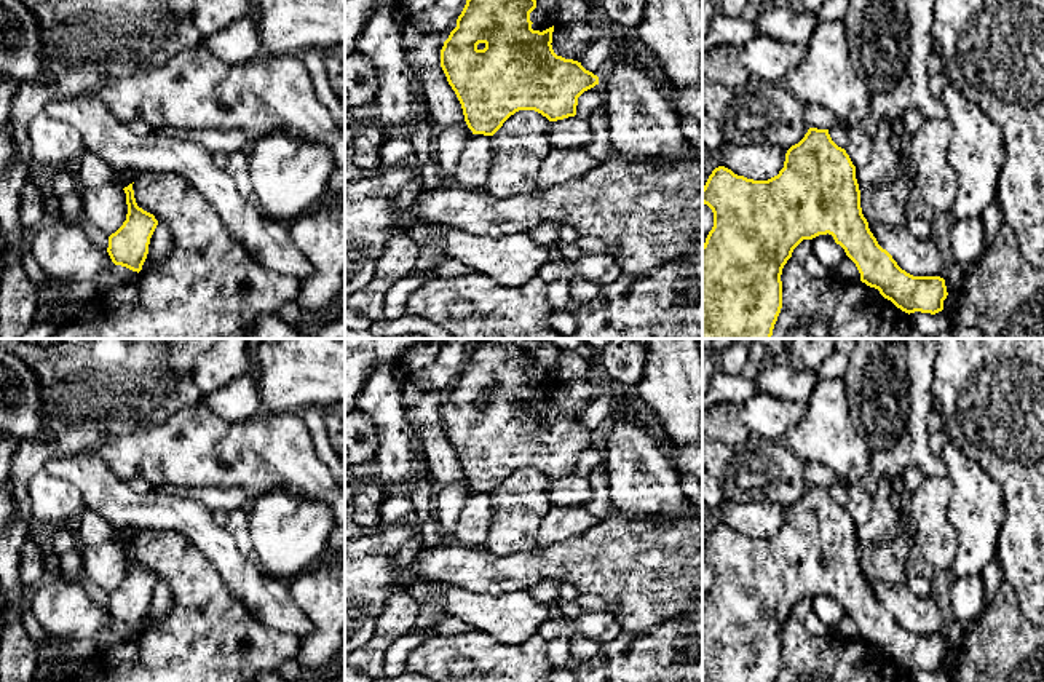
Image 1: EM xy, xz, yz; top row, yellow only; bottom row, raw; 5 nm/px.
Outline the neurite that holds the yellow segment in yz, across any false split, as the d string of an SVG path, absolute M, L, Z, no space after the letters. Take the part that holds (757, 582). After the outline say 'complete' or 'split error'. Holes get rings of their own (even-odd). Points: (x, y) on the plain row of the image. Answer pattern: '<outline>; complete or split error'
M809 486L805 495L785 511L784 525L768 538L753 538L718 524L702 545L702 561L714 570L714 585L702 602L702 682L776 682L782 666L782 626L803 597L832 593L846 613L856 621L860 639L880 648L905 671L943 668L945 637L940 634L913 634L902 628L883 607L868 586L860 565L860 548L856 524L844 506L838 505L828 487Z; complete

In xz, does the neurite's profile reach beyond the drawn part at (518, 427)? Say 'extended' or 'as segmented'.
as segmented

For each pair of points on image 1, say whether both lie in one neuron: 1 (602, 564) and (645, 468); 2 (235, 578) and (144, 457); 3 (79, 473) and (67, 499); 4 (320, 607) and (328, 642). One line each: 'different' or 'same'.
1: different
2: different
3: different
4: same

